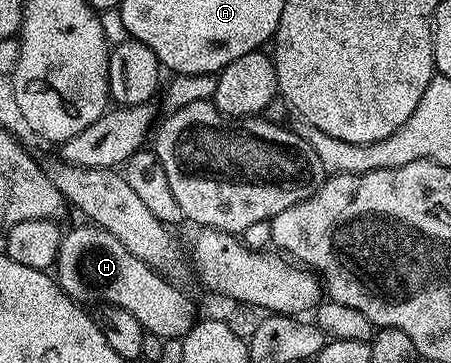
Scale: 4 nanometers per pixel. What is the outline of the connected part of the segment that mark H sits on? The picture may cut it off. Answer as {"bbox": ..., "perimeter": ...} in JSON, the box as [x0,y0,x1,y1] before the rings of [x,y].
{"bbox":[57,225,197,339],"perimeter":[[[86,225],[68,230],[61,241],[57,278],[59,288],[80,305],[95,303],[120,307],[141,321],[143,330],[165,339],[182,339],[197,322],[195,307],[172,280],[153,270],[141,257],[133,257],[113,233]]]}

